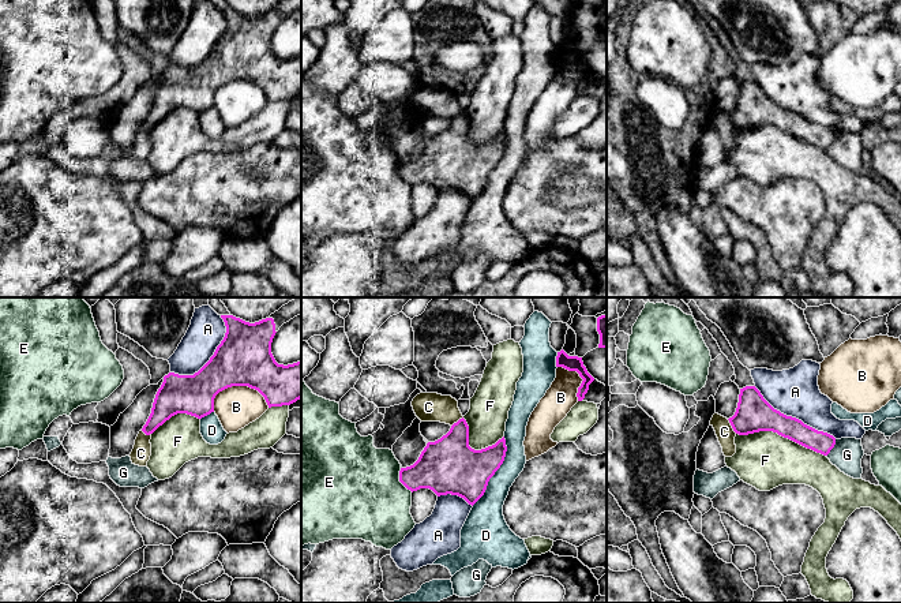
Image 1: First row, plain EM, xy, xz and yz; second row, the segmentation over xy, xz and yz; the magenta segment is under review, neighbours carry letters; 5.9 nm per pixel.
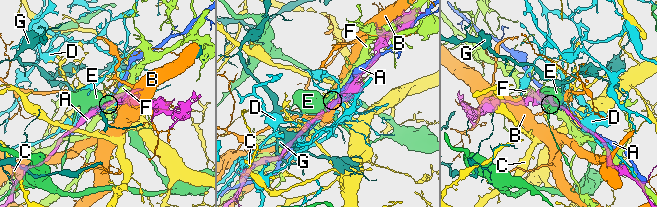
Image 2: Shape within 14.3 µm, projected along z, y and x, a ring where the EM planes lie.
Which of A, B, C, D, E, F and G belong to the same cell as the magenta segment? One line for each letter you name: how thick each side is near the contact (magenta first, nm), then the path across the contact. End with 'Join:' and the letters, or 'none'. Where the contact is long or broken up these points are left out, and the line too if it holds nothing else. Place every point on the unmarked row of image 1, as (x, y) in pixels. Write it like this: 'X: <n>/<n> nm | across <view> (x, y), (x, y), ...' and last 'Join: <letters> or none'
Join: none

